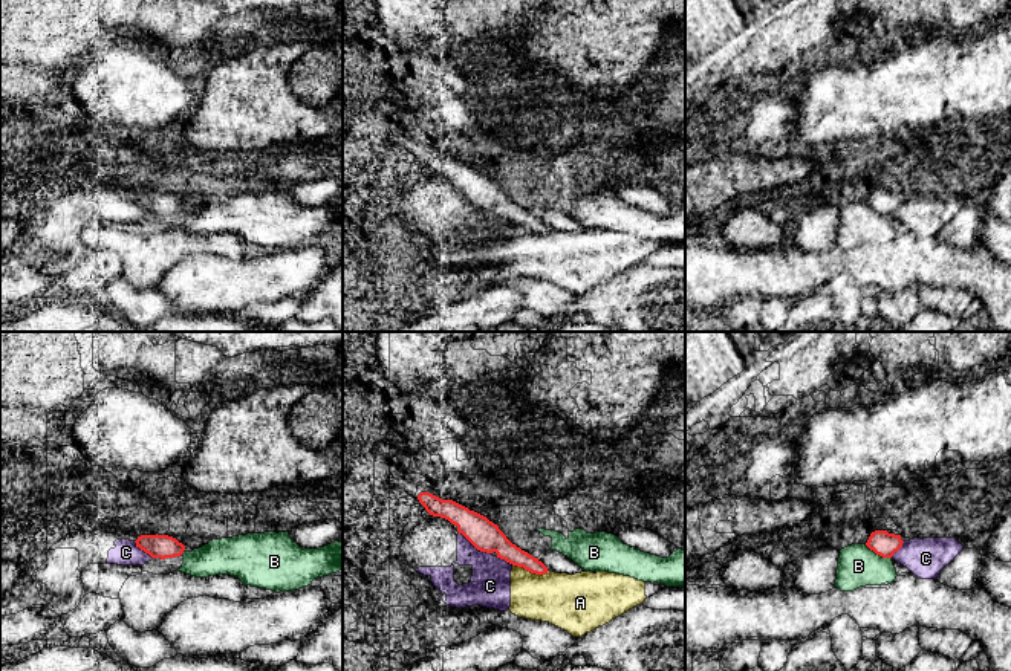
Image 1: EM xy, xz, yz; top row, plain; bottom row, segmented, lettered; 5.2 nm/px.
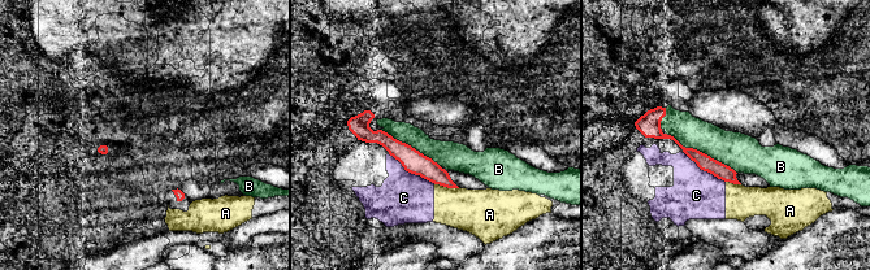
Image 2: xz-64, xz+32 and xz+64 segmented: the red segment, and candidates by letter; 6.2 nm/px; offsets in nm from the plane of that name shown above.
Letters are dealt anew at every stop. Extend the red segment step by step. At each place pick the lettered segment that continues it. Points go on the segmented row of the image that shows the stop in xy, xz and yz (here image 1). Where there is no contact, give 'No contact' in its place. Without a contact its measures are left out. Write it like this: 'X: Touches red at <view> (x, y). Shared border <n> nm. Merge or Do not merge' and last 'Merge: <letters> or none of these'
A: Touches red at xz (531, 572). Shared border 200 nm. Do not merge
B: Touches red at yz (878, 554). Shared border 160 nm. Do not merge
C: Touches red at xy (143, 549). Shared border 140 nm. Do not merge
Merge: none of these

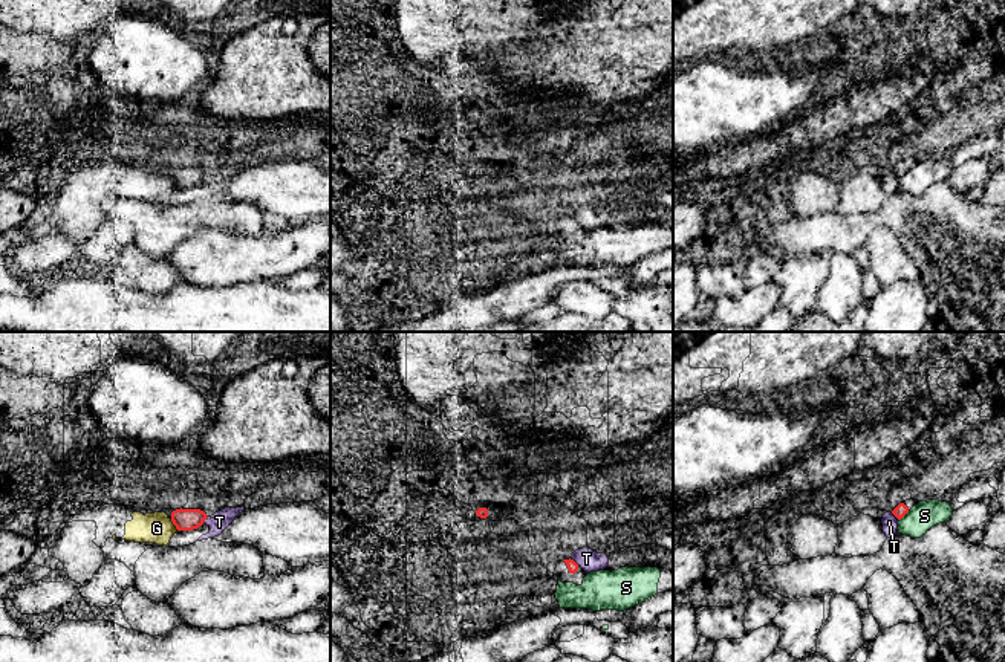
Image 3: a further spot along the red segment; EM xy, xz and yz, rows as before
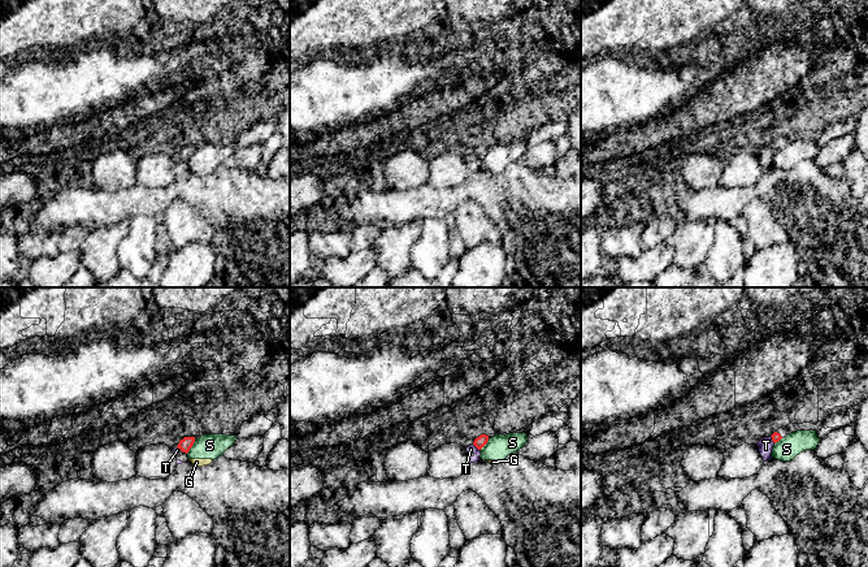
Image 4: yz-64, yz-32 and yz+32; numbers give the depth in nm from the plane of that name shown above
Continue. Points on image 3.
G: Touches red at xy (173, 523). Shared border 80 nm. Do not merge
S: Touches red at yz (903, 515). Shared border 80 nm. Do not merge
T: Touches red at xy (205, 519). Shared border 50 nm. Merge
Merge: T

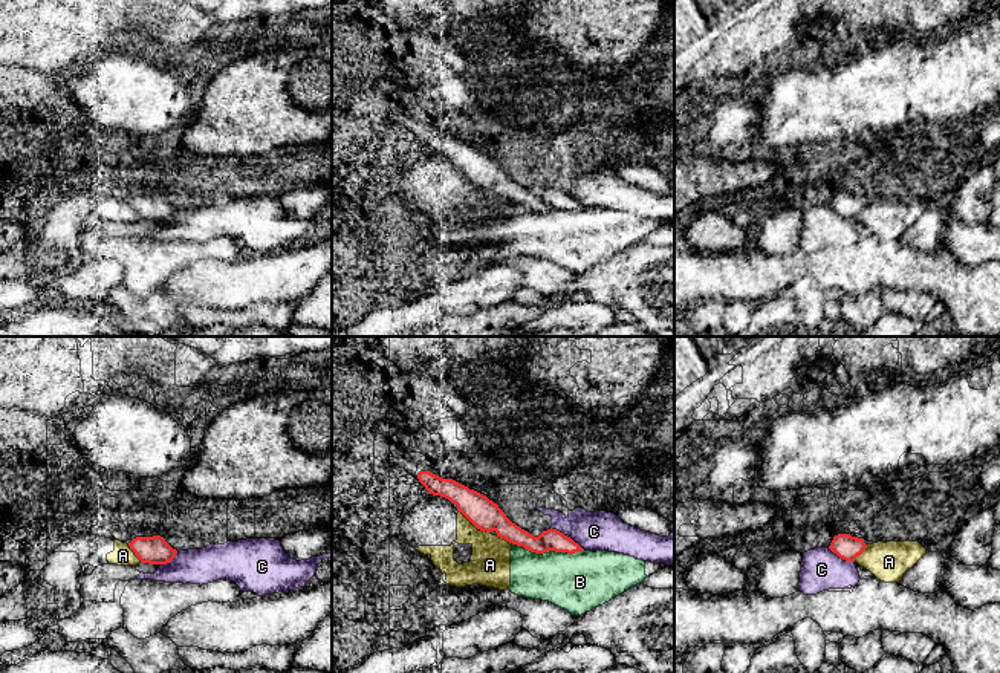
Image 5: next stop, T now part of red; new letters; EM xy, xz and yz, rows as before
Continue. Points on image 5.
A: Touches red at xz (468, 519). Shared border 140 nm. Do not merge
B: Touches red at xz (548, 549). Shared border 380 nm. Do not merge
C: Touches red at xz (566, 536). Shared border 220 nm. Do not merge
Merge: none of these

